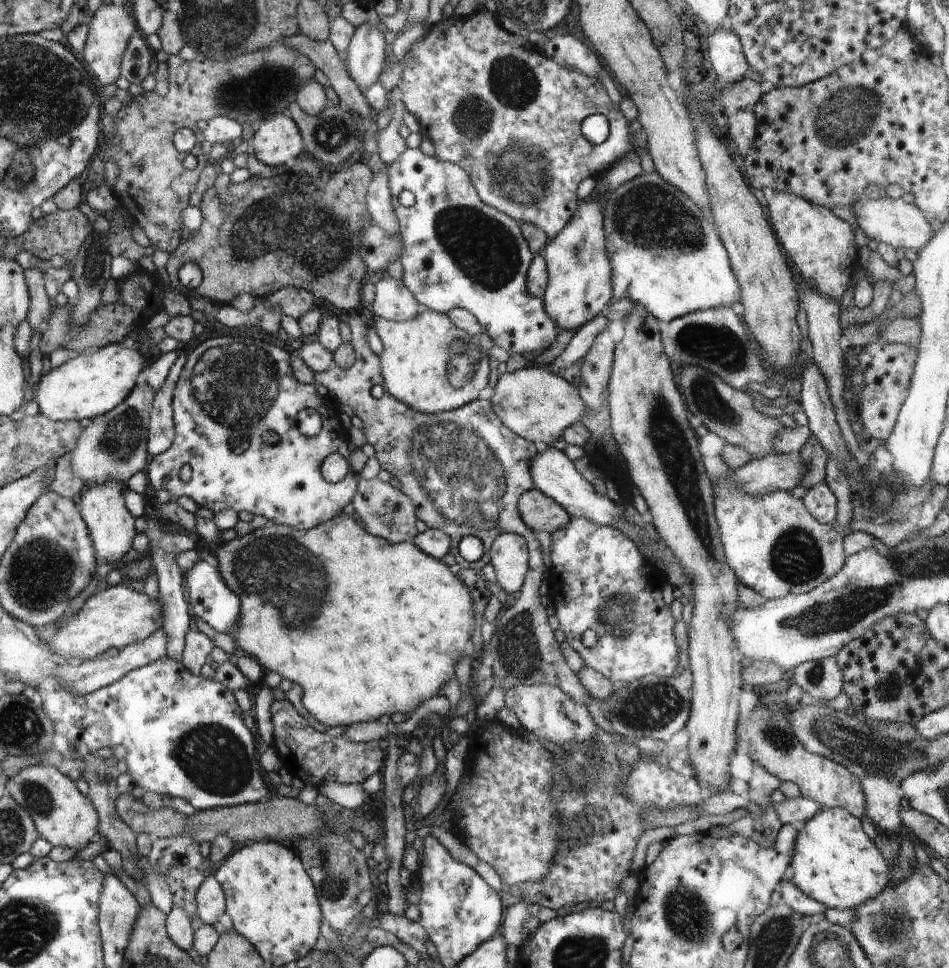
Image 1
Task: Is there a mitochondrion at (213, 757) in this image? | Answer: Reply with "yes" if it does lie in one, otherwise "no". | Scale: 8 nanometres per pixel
yes

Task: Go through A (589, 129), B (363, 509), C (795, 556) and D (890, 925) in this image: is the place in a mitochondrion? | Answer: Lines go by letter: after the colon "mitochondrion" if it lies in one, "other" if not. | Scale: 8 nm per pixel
A: other
B: other
C: mitochondrion
D: mitochondrion

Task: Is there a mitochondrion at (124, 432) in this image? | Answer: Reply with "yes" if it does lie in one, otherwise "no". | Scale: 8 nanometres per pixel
yes

